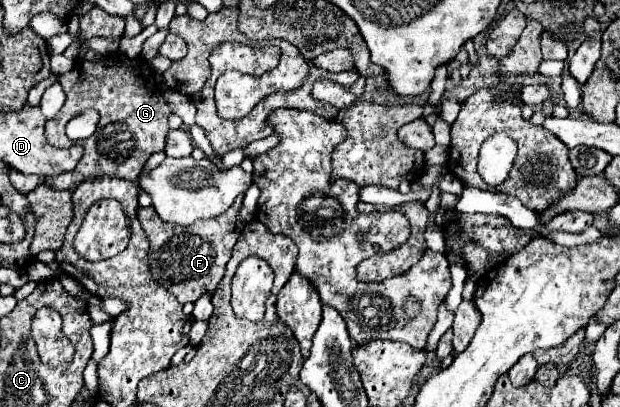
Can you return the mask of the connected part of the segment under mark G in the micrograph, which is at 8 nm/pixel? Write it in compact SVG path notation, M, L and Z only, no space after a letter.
M124 54L98 56L94 62L78 58L74 68L60 78L66 92L66 104L54 120L46 122L46 140L54 146L74 144L74 140L70 140L64 132L66 120L62 116L78 116L84 110L96 110L100 114L100 122L94 136L80 140L84 146L80 166L76 166L72 172L44 178L50 188L72 190L78 184L98 176L128 178L134 182L148 156L164 150L170 108L164 102L160 88L152 82L152 74L144 68L148 68L148 64L142 58L126 58Z

